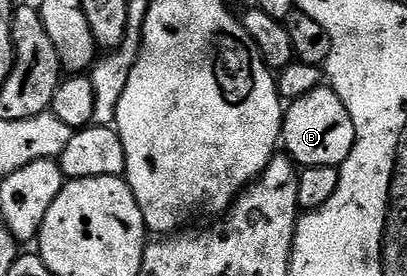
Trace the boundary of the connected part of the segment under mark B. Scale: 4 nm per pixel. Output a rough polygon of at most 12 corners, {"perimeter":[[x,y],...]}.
{"perimeter":[[329,85],[290,100],[281,147],[300,168],[342,167],[349,109]]}

